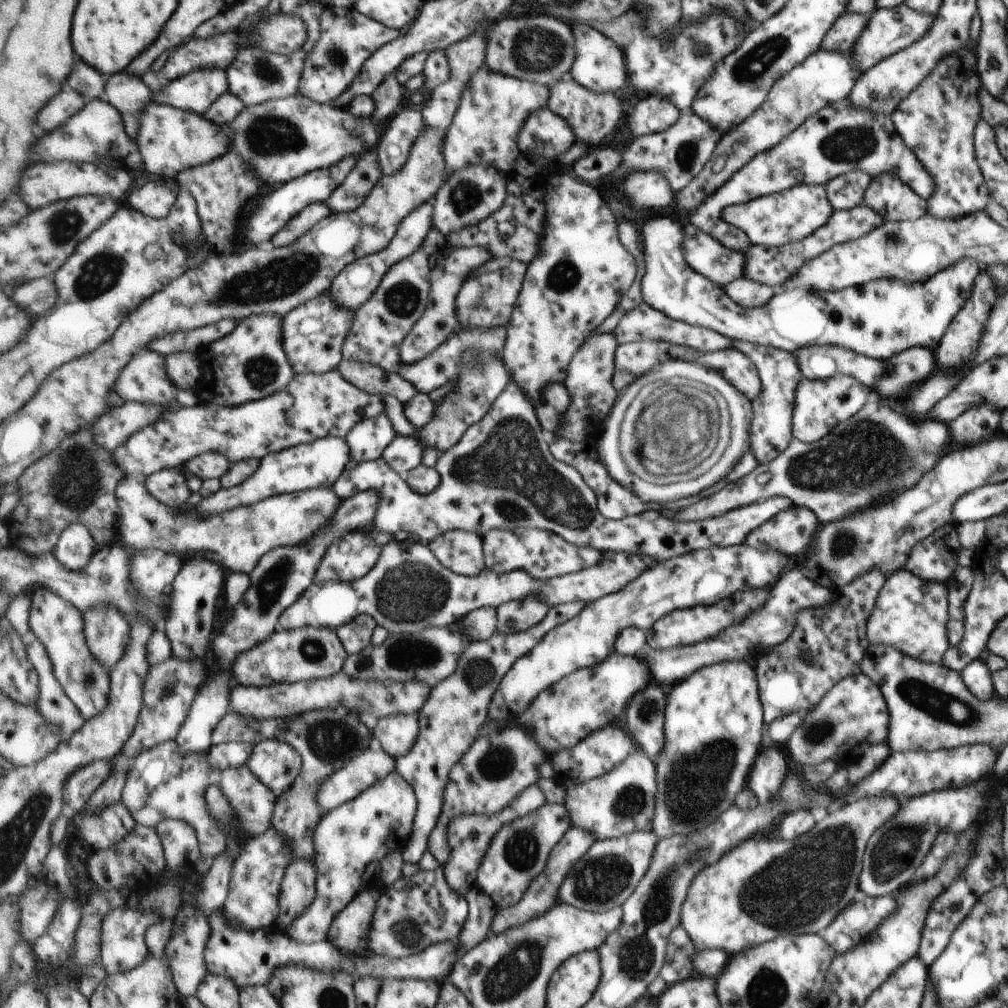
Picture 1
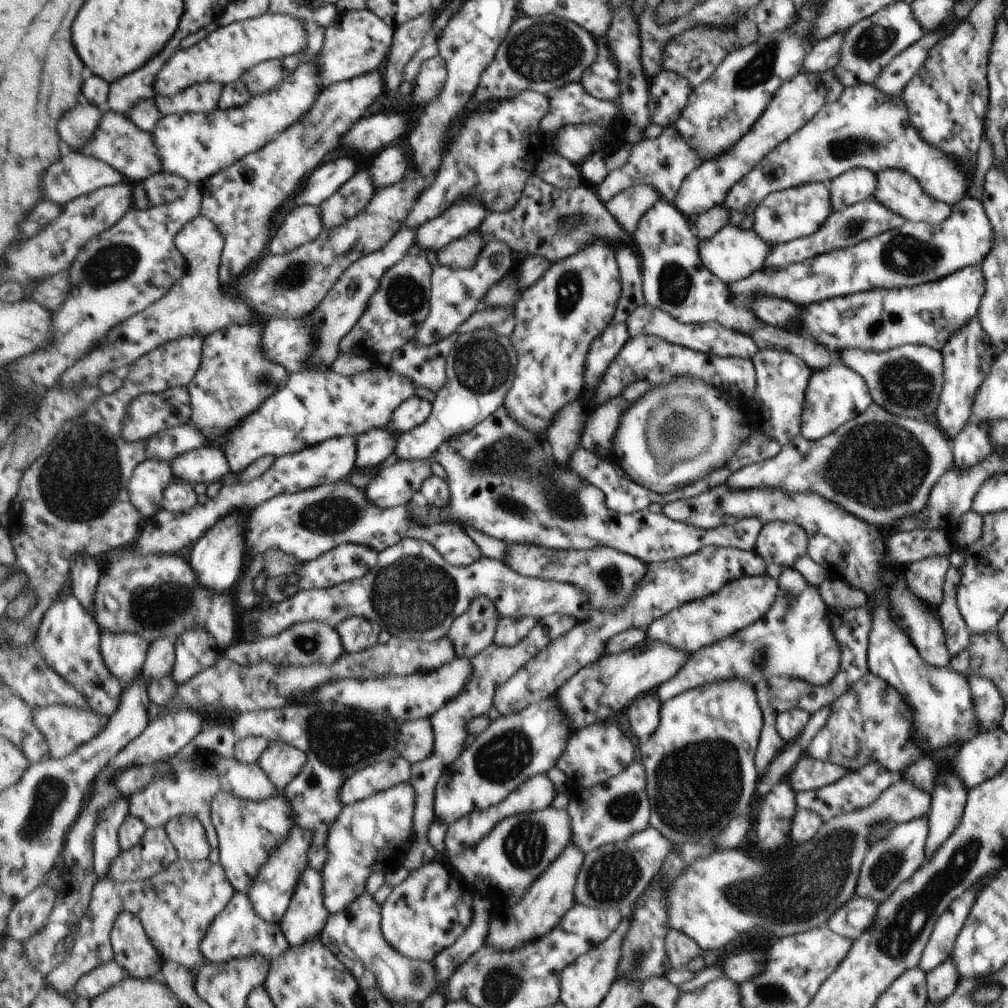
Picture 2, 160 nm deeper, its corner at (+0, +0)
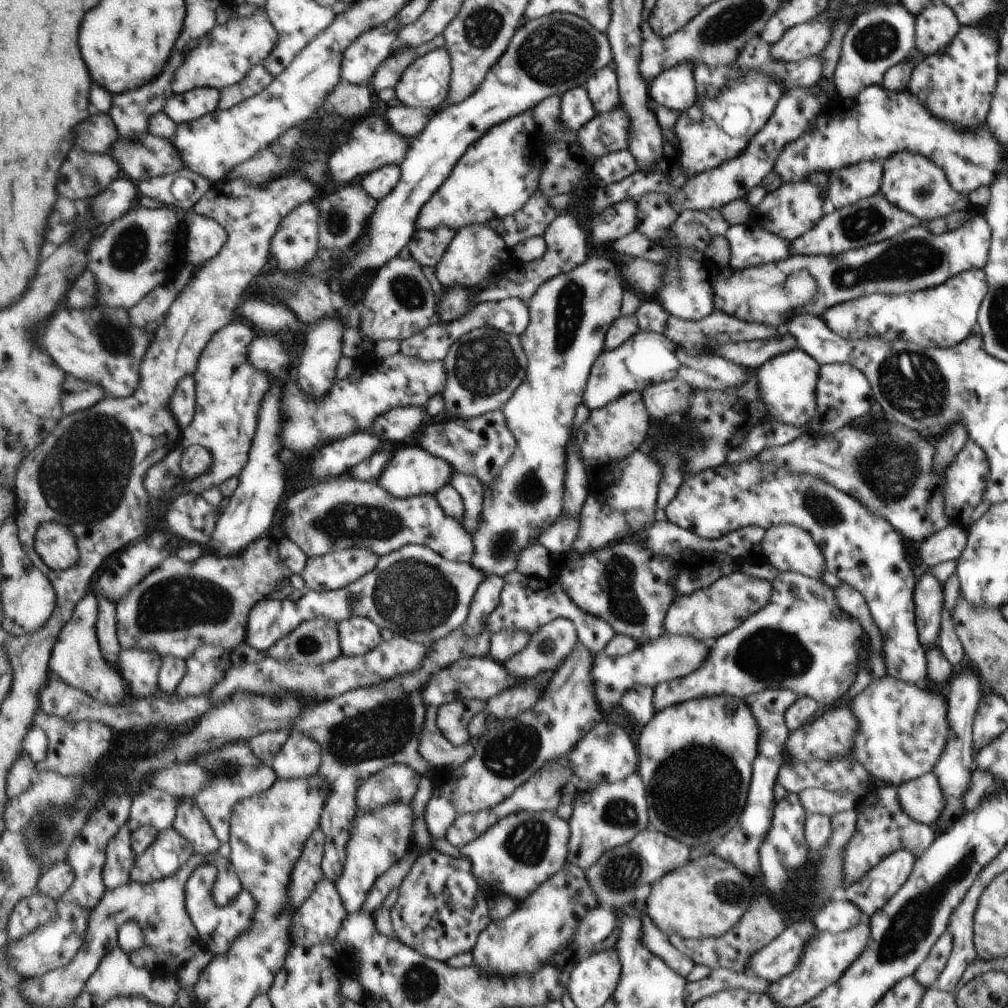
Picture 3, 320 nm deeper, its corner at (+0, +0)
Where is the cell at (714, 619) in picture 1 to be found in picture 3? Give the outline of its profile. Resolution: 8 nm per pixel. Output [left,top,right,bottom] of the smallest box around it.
[664,569,772,643]

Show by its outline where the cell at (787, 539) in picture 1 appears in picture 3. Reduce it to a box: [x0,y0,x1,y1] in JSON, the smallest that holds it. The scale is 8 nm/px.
[760,523,825,580]

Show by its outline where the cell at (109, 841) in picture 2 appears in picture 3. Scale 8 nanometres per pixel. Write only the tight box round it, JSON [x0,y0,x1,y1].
[104,824,138,890]

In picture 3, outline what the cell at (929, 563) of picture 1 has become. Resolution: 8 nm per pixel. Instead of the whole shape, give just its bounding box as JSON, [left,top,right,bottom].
[914,574,942,651]

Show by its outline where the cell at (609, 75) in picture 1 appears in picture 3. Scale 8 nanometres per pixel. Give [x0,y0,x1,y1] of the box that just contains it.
[586,66,622,113]

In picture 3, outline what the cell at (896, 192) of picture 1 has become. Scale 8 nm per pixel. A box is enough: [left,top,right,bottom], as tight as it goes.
[881,151,968,222]

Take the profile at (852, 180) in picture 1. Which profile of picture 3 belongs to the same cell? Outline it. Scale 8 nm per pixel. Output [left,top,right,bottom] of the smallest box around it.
[828,161,883,209]

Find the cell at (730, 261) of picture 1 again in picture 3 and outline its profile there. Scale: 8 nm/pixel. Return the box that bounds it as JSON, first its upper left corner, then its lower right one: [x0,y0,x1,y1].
[724,219,790,270]

